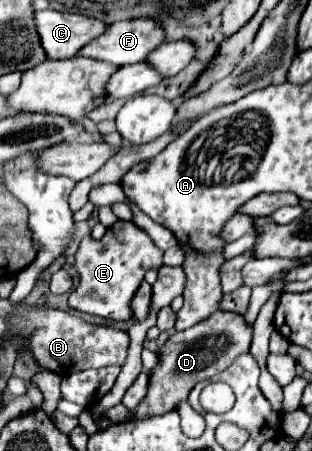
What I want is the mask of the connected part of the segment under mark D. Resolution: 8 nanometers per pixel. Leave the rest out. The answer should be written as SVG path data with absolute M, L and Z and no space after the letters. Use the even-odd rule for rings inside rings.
M217 311L209 319L193 327L173 333L163 345L163 349L159 351L161 363L151 371L149 393L141 401L141 405L131 411L131 417L141 419L147 415L163 415L175 409L175 405L181 399L187 399L195 383L221 373L233 363L237 355L249 351L251 335L253 335L251 331L253 331L253 325L247 325L243 315L231 313L231 311Z

